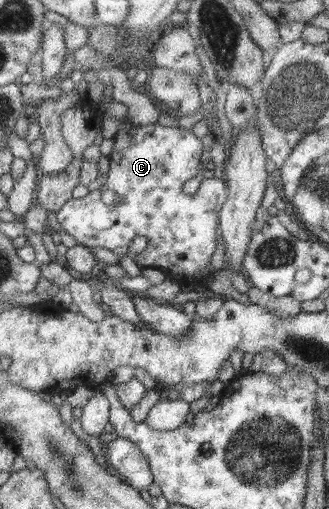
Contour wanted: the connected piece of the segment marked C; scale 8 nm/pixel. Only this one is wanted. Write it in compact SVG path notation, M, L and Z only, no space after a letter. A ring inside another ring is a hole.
M122 120L118 124L115 136L113 136L113 149L109 154L110 172L105 186L100 190L94 190L84 198L71 198L57 212L57 220L68 234L72 234L78 244L89 249L104 248L117 254L119 257L126 254L128 245L136 236L146 236L147 246L134 256L141 267L157 268L168 278L176 281L180 286L184 284L195 286L204 283L210 275L206 277L210 270L210 256L216 250L218 244L218 202L220 208L227 200L227 184L221 180L220 175L214 178L202 178L199 190L194 196L184 194L182 186L186 180L194 180L198 176L198 164L202 156L202 140L196 138L190 130L184 128L169 128L152 124L148 126L134 126L127 120ZM104 190L111 190L119 197L117 203L106 205L101 197Z

